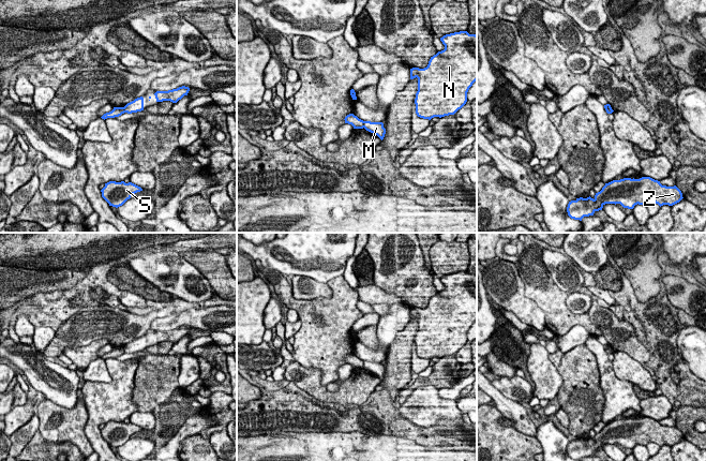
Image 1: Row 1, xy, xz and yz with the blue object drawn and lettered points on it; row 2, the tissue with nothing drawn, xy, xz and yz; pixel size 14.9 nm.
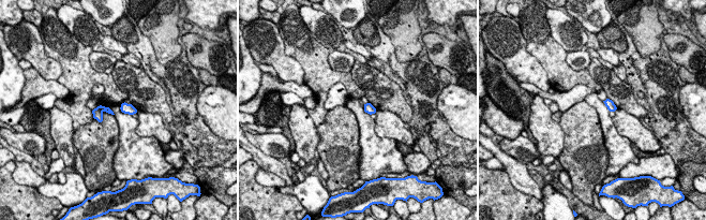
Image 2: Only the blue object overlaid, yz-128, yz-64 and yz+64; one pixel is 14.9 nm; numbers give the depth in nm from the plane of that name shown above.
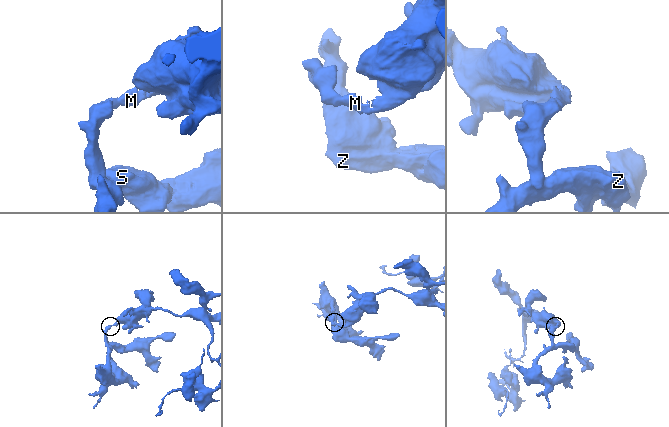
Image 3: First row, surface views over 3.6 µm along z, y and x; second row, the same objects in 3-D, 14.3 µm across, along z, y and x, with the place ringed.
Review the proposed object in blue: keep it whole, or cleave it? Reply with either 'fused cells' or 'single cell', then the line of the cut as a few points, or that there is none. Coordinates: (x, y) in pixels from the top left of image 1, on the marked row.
fused cells; cut in xz along (362, 121), (364, 127)

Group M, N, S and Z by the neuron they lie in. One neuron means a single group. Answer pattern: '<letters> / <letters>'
M N / S Z

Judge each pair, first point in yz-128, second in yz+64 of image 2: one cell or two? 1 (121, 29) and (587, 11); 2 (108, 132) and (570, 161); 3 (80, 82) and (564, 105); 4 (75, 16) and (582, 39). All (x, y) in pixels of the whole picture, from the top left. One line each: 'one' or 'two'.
1: two
2: one
3: two
4: one

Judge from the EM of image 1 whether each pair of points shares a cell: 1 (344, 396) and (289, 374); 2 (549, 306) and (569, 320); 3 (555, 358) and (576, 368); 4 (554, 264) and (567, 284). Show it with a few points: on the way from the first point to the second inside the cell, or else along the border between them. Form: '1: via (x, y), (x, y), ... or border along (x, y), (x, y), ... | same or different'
1: via (330, 396), (324, 396), (308, 381), (303, 381) | same
2: via (554, 310), (564, 320) | same
3: border along (564, 354), (556, 367) | different
4: via (559, 269), (567, 279) | same

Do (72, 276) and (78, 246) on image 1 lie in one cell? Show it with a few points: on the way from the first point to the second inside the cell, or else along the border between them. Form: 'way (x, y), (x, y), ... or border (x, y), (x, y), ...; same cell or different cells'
border (83, 268), (61, 269); different cells

